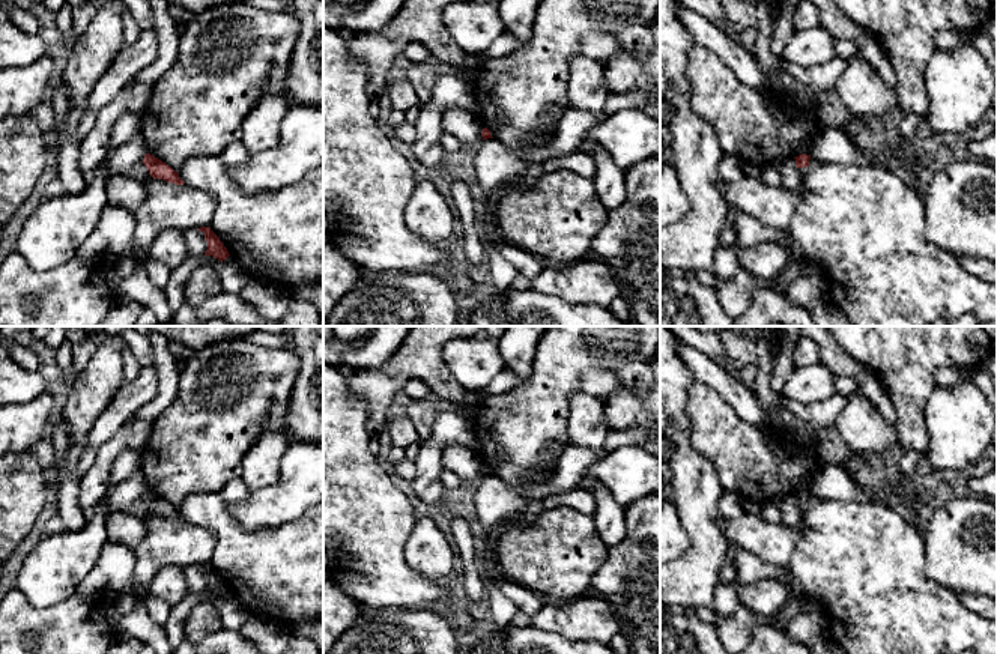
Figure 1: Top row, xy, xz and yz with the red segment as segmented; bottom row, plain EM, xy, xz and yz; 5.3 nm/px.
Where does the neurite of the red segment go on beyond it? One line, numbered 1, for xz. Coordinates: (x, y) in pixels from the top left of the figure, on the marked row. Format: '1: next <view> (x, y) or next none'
1: next none

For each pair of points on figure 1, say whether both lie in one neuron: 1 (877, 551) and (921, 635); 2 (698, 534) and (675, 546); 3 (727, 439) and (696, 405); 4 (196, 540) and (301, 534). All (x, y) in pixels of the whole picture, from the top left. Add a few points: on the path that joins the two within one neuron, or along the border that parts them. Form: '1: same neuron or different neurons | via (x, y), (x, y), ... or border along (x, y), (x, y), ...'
1: same neuron | via (877, 572), (877, 591), (900, 614)
2: different neurons | border along (675, 505), (690, 541), (690, 548), (675, 561)
3: same neuron | via (718, 430), (706, 414)
4: different neurons | border along (187, 520), (214, 532), (211, 563)

